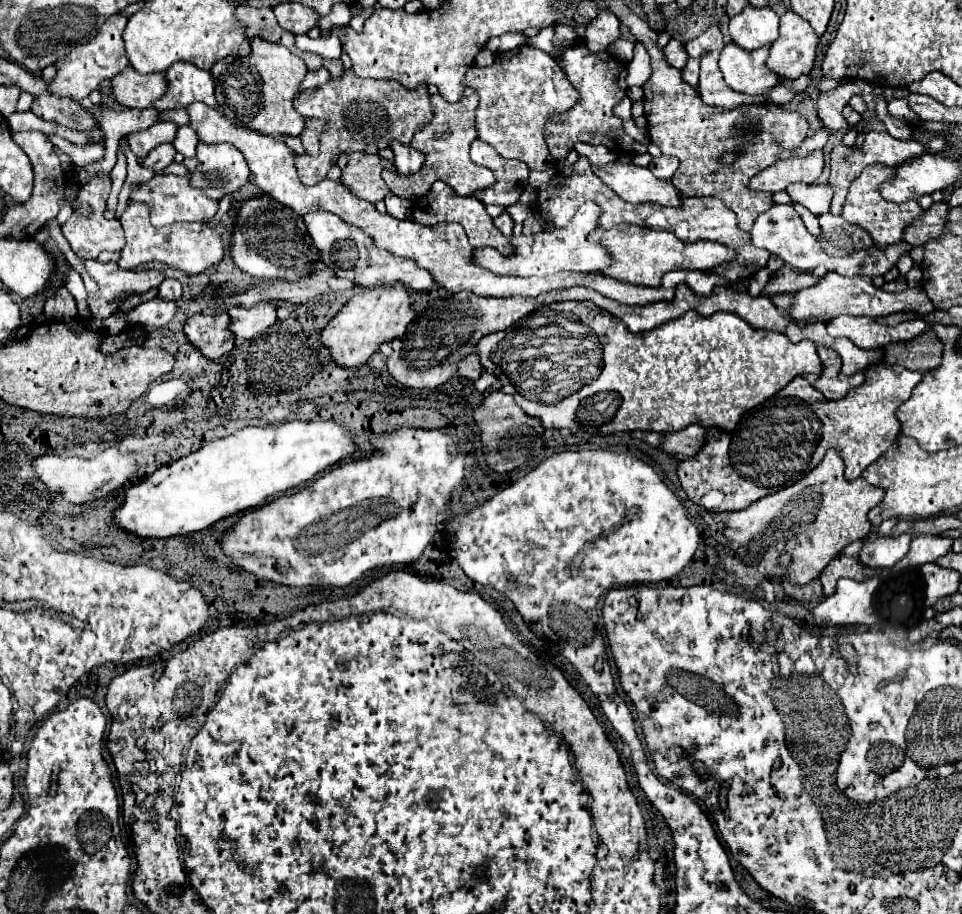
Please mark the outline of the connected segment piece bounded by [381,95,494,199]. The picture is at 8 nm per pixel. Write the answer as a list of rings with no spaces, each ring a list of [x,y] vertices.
[[[432,95],[430,101],[434,107],[434,119],[428,125],[419,127],[411,141],[411,146],[425,154],[424,165],[416,175],[400,175],[398,171],[383,170],[381,176],[388,183],[390,191],[400,199],[416,199],[424,197],[434,181],[444,181],[458,195],[472,195],[484,187],[492,187],[494,173],[486,167],[472,163],[468,155],[470,143],[478,137],[474,127],[478,97],[470,95],[462,97],[458,103],[448,103],[440,95]]]

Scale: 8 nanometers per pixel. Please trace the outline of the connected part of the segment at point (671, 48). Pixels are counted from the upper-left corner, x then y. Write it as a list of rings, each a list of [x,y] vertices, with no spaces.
[[[670,39],[670,43],[662,49],[662,53],[664,53],[668,65],[672,65],[676,69],[684,69],[686,59],[688,59],[686,49],[684,49],[684,43],[680,43],[678,39]]]

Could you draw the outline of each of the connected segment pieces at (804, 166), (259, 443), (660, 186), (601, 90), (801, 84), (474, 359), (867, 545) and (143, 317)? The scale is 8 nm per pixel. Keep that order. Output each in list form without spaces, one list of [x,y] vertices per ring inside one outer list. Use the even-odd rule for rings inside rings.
[[[814,151],[810,157],[794,157],[786,161],[776,161],[774,165],[762,169],[758,175],[750,179],[752,191],[776,193],[784,191],[792,183],[816,183],[822,173],[824,155],[822,151]]]
[[[292,421],[266,429],[244,427],[132,485],[124,503],[112,513],[112,521],[118,529],[136,537],[168,539],[188,535],[224,517],[254,509],[266,497],[302,485],[352,453],[350,433],[336,421]]]
[[[612,161],[604,167],[594,165],[594,173],[628,203],[658,203],[664,207],[680,207],[680,193],[670,181],[660,181],[650,169],[634,163]]]
[[[572,45],[564,51],[564,71],[572,87],[580,93],[578,103],[563,114],[548,119],[544,139],[554,159],[564,159],[568,151],[578,143],[604,145],[614,153],[646,153],[646,145],[628,137],[622,129],[622,119],[614,115],[614,107],[626,97],[626,63],[618,61],[610,53],[592,53],[586,45]]]
[[[802,75],[802,77],[798,77],[796,81],[778,79],[778,85],[784,85],[784,87],[788,87],[788,89],[792,89],[794,93],[802,93],[802,91],[810,85],[810,77],[808,77],[808,75]]]
[[[476,353],[464,357],[460,361],[460,365],[458,365],[458,371],[456,371],[458,377],[470,379],[470,381],[476,381],[480,377],[480,373],[482,373],[482,367],[480,367],[480,361],[478,361],[478,355]]]
[[[910,535],[900,537],[876,537],[872,541],[864,541],[858,553],[860,563],[868,567],[894,567],[910,547]]]
[[[152,299],[152,301],[146,301],[142,305],[138,305],[136,309],[132,309],[126,317],[134,323],[142,323],[142,325],[150,325],[150,327],[164,327],[172,321],[176,313],[176,303],[172,301],[162,301],[162,299]]]

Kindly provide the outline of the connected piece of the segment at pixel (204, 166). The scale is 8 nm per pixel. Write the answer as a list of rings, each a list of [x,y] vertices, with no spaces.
[[[228,143],[196,147],[198,167],[190,175],[192,187],[198,187],[210,199],[220,201],[224,195],[236,193],[250,181],[250,171],[244,155]]]

